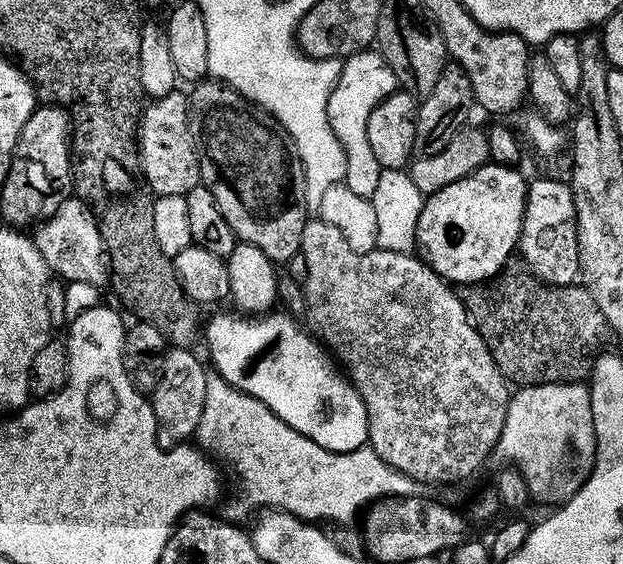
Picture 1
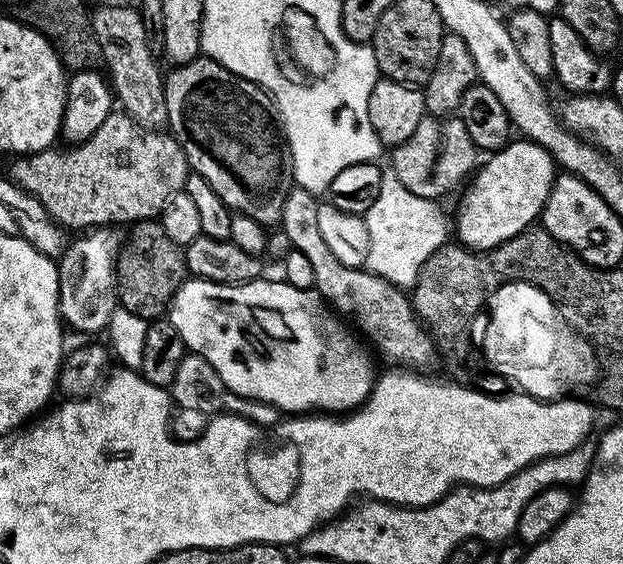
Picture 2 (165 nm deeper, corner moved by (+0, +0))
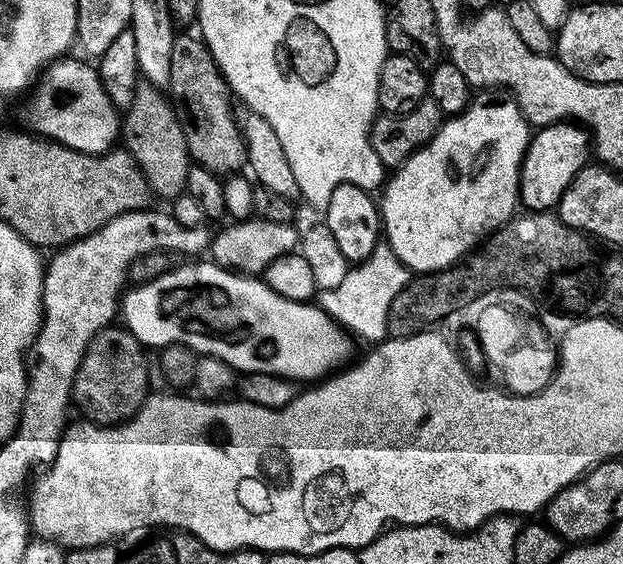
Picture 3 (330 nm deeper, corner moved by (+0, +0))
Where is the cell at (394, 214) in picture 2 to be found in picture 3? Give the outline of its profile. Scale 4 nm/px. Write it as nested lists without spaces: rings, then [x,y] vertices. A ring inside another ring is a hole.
[[[381,242],[367,259],[359,261],[348,270],[341,285],[332,291],[319,289],[316,303],[351,335],[374,344],[387,337],[390,306],[411,278],[410,270],[397,258],[392,248],[386,242]]]

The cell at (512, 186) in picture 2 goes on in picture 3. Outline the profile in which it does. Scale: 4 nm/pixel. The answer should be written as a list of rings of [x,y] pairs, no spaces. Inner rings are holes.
[[[565,122],[545,124],[539,130],[533,131],[528,142],[528,152],[520,167],[519,203],[533,212],[555,209],[566,186],[570,186],[570,182],[584,169],[589,160],[590,136],[583,127]]]

